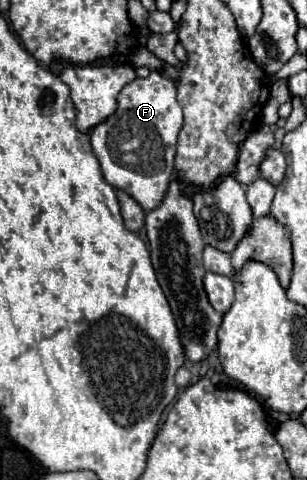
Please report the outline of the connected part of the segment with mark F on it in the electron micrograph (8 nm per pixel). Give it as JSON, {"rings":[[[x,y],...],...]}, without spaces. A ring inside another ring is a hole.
{"rings":[[[161,74],[135,78],[121,90],[117,102],[115,114],[89,132],[91,146],[105,180],[113,188],[127,192],[141,208],[145,208],[145,212],[149,212],[163,202],[175,172],[175,144],[183,126],[181,104],[175,98],[175,84]]]}

